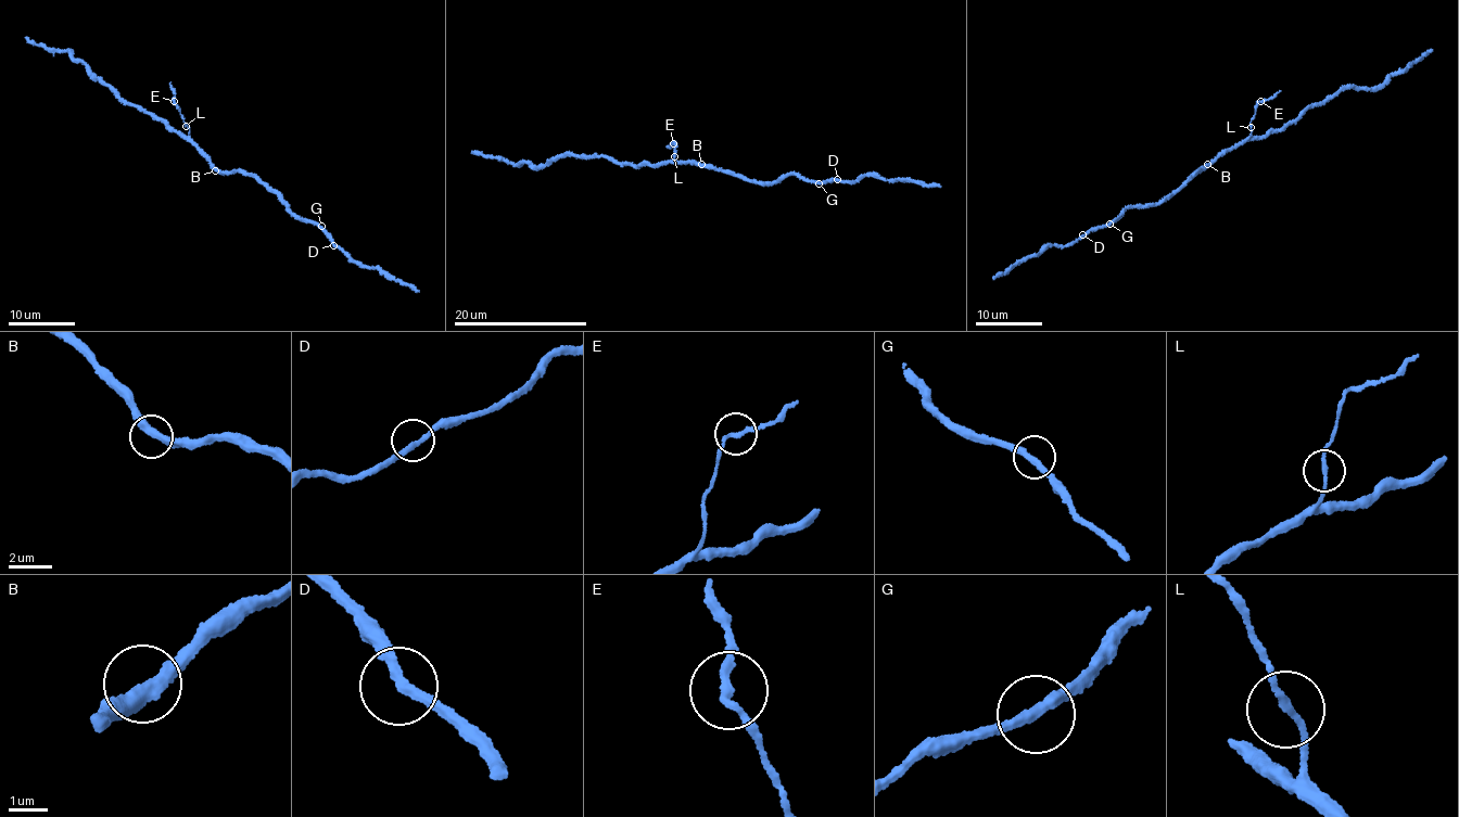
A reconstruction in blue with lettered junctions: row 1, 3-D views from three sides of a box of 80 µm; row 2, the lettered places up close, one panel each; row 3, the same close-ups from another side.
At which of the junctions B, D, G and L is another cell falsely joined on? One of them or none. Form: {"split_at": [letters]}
{"split_at": []}

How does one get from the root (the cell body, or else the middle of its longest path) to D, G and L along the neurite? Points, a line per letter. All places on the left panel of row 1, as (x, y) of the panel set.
D: (217, 167), (229, 174), (237, 171), (261, 179), (277, 190), (295, 217), (322, 227), (330, 233), (333, 245)
G: (217, 167), (229, 174), (237, 171), (261, 179), (282, 194), (295, 217), (321, 226)
L: (217, 167), (210, 165), (192, 144), (186, 126)

